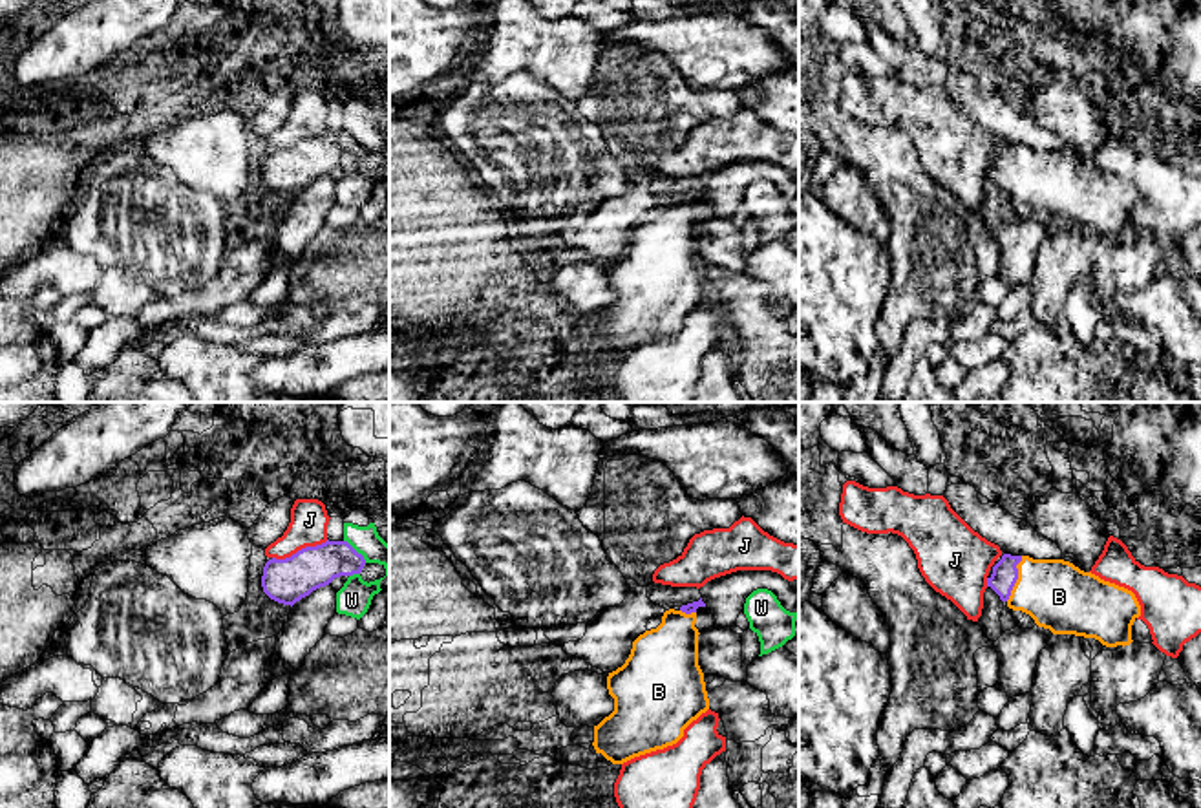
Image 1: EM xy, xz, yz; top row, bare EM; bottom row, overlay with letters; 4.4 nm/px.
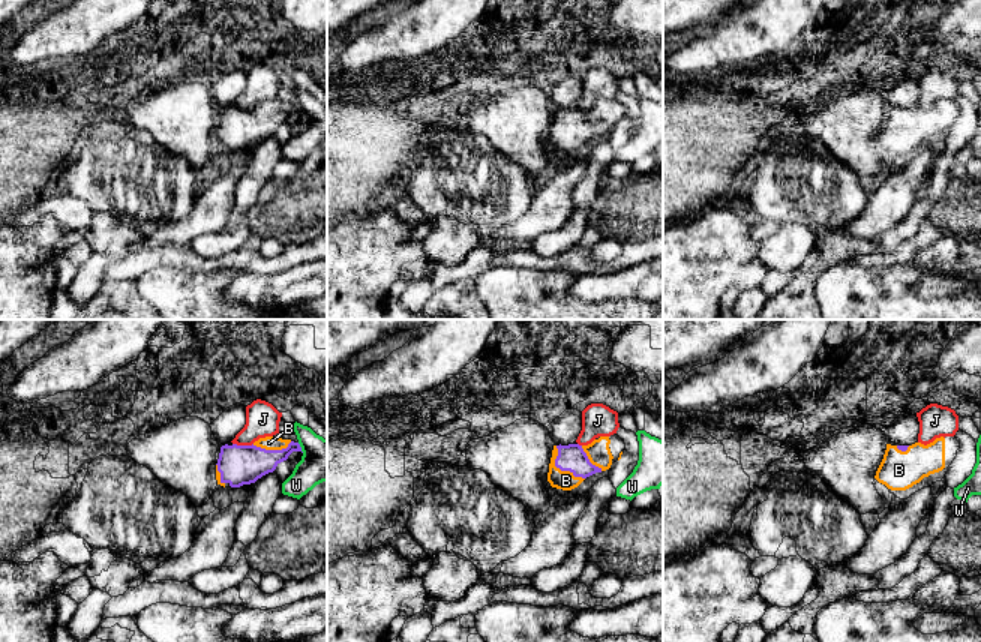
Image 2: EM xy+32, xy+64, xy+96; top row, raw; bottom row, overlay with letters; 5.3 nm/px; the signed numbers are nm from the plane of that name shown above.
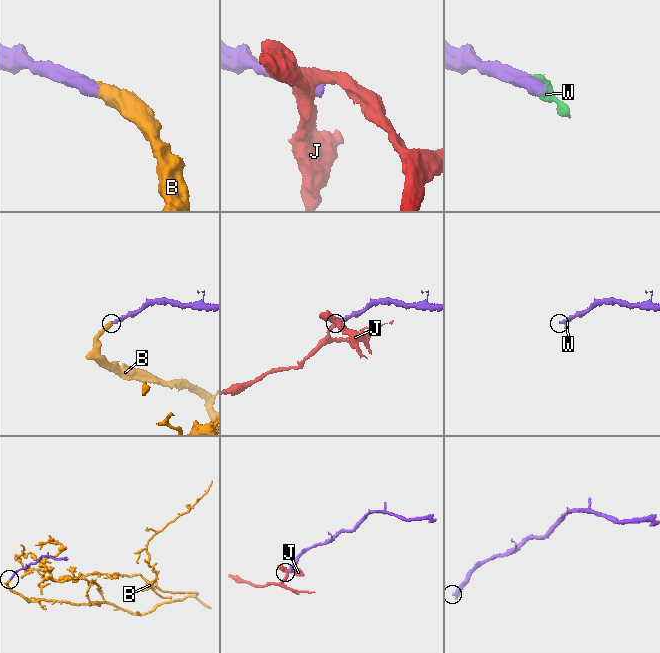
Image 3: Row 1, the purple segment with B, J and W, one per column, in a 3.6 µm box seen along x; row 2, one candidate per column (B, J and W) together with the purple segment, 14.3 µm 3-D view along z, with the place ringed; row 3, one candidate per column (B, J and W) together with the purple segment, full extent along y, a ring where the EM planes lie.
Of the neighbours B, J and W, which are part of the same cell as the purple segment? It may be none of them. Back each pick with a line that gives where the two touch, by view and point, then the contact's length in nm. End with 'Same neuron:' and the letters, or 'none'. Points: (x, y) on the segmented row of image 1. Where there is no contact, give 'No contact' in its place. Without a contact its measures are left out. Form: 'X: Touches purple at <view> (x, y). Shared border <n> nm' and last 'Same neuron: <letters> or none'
B: Touches purple at yz (1017, 578). Shared border 220 nm
Same neuron: B

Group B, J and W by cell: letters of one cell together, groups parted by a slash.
B / J / W

